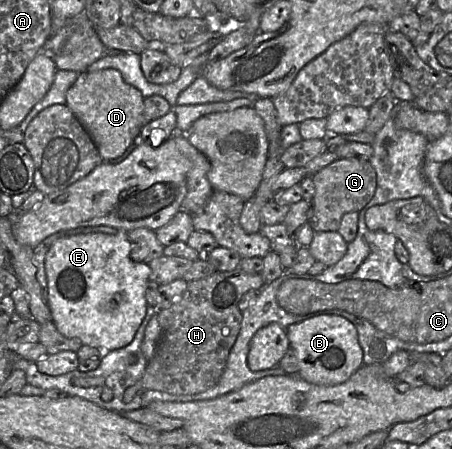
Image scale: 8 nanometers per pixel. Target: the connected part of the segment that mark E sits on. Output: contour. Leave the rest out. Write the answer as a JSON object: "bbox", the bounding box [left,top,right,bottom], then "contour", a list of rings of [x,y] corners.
{"bbox":[45,232,151,358],"contour":[[[125,232],[117,235],[77,234],[57,239],[46,254],[45,269],[52,320],[65,337],[79,339],[83,345],[105,348],[99,358],[129,345],[146,316],[148,303],[145,293],[151,270],[148,263],[131,259],[133,244]]]}

